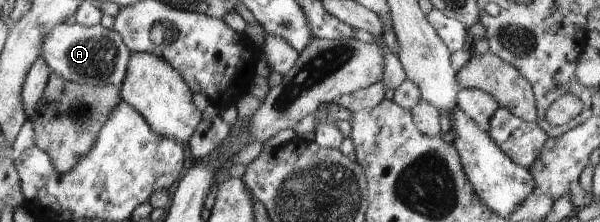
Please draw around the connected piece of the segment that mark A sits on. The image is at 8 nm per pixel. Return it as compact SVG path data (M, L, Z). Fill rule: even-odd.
M68 21L52 27L52 31L44 37L40 47L40 57L50 67L52 74L88 87L120 87L126 75L128 61L132 57L130 53L116 30L106 29L102 24L84 27L78 23L70 24Z

